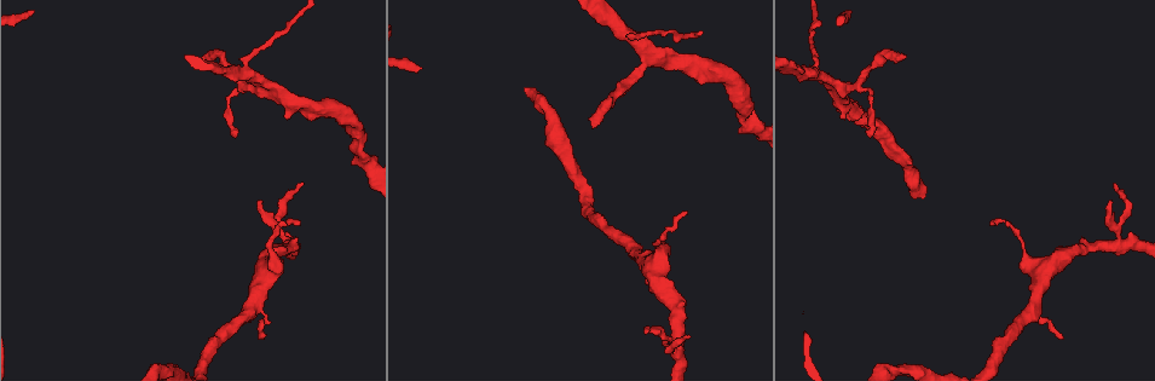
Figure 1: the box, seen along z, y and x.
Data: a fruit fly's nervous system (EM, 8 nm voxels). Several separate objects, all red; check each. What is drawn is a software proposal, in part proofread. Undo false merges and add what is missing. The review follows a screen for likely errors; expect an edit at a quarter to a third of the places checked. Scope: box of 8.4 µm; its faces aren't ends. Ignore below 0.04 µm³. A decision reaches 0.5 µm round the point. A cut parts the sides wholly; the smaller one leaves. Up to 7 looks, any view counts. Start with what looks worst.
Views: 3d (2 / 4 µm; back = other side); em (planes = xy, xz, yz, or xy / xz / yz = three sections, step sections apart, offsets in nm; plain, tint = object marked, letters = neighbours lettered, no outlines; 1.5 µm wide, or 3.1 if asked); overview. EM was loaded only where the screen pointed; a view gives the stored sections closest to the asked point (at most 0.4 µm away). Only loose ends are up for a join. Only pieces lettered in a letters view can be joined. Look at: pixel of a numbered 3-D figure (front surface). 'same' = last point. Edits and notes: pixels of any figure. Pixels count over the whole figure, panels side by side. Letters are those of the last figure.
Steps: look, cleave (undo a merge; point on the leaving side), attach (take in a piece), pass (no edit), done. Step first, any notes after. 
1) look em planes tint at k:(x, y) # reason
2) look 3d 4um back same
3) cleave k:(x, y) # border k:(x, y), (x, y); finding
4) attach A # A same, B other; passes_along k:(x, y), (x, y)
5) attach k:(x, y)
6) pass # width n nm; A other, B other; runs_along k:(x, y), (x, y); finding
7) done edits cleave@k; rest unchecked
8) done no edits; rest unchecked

look 3d 4um at 1:(592, 125) # thin end

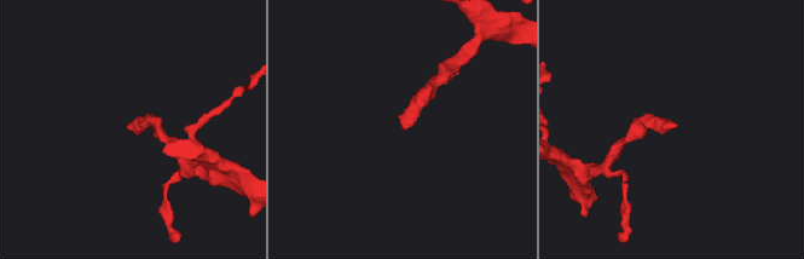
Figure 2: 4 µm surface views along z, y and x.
look em planes letters at 2:(132, 125) # need the tissue

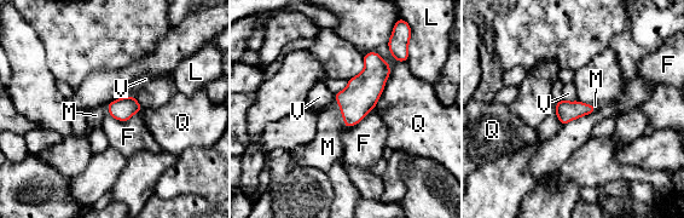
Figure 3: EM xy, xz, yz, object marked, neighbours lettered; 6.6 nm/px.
attach M # F other, L other, M same, Q other, V other; passes_along 3:(363, 91), (341, 113), (328, 147); it goes on there

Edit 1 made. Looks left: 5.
look overview # redraw

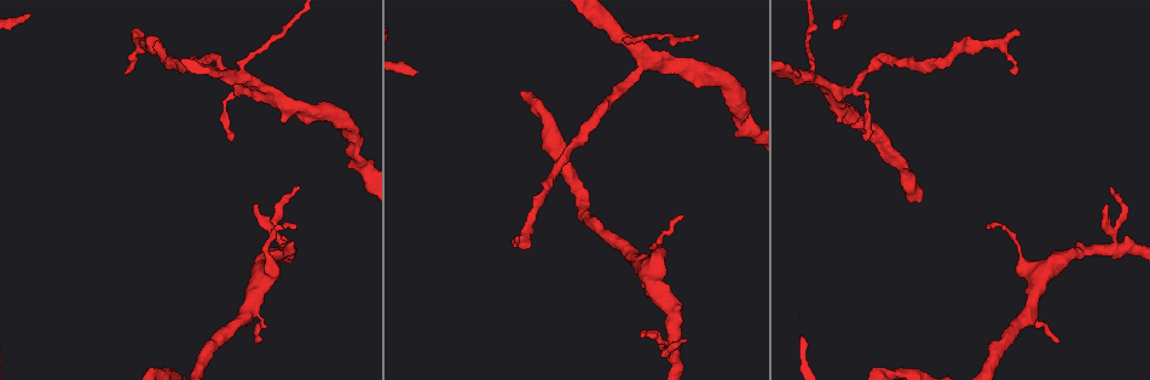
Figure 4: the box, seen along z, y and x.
look em yz step 4 letters at 4:(297, 190) # thin end

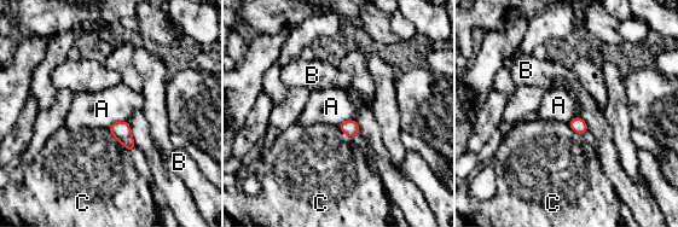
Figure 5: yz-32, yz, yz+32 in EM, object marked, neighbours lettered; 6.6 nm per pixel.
pass # width 80 nm; longest_contact C 220 nm; A other, B other, C other; no lettered piece goes on from it

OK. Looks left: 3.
look em xy step 8 tint at 4:(140, 36) # branch stops here

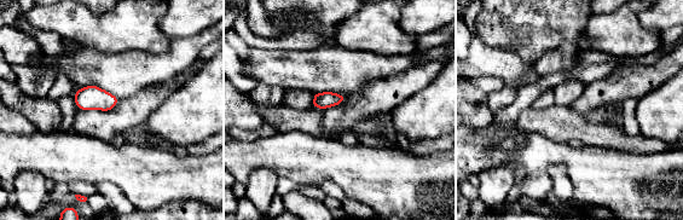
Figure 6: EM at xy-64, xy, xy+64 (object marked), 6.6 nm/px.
look em planes tint same # another direction

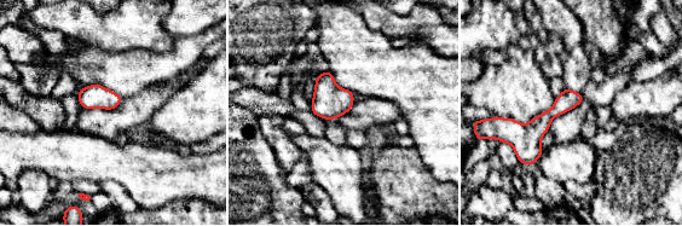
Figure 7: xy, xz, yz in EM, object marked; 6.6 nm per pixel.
look em planes letters same # what lies round it

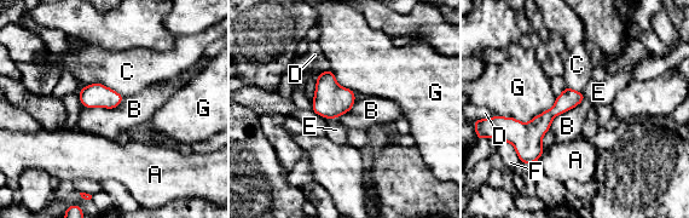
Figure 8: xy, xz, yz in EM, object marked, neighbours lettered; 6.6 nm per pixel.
attach E # width 130 nm; A other, B other, C other, D other, E same, F other, G other; the neuron continues

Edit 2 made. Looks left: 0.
done edits attach@3, attach@8; rest unchecked

